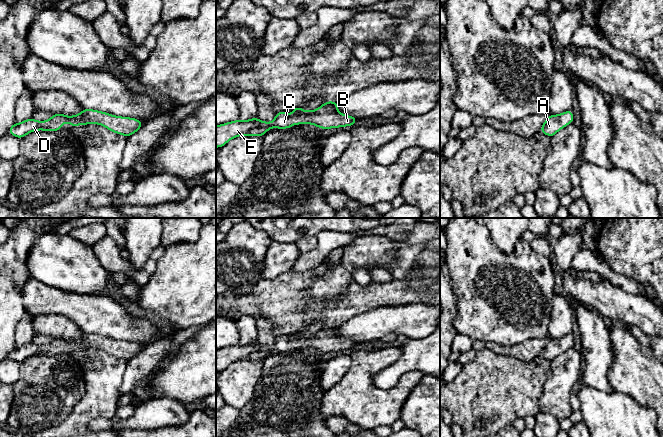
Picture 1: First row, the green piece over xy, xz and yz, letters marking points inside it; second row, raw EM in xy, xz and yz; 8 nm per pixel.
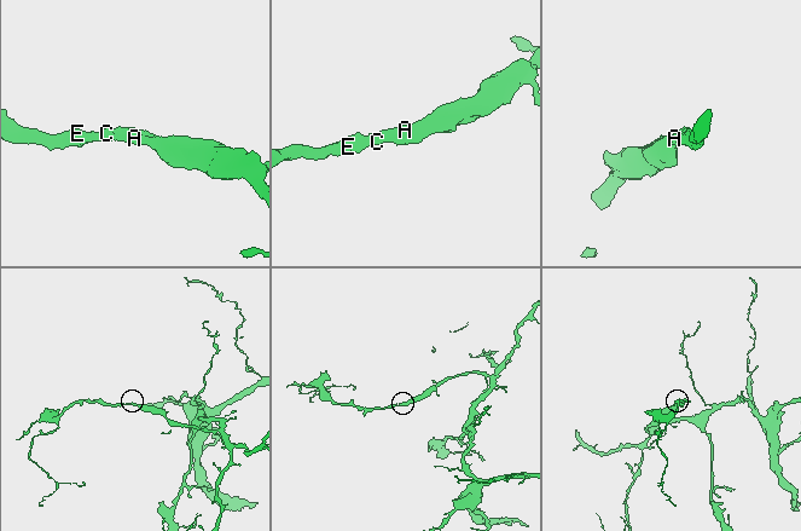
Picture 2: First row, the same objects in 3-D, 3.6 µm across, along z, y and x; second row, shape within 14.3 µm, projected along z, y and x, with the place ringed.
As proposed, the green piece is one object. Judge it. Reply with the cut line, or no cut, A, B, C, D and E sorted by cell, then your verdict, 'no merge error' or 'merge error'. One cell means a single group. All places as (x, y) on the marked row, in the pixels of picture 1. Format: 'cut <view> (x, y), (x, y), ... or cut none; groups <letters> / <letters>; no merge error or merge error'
cut none; groups A B C D E; no merge error

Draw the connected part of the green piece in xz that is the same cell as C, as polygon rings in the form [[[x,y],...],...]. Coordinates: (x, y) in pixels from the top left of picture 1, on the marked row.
[[[327,101],[313,111],[302,111],[302,105],[293,108],[293,115],[277,112],[273,122],[262,122],[257,117],[236,120],[216,126],[216,147],[223,147],[229,140],[242,135],[262,137],[269,128],[287,129],[295,124],[314,124],[321,129],[353,126],[356,117],[338,112],[338,102]]]

